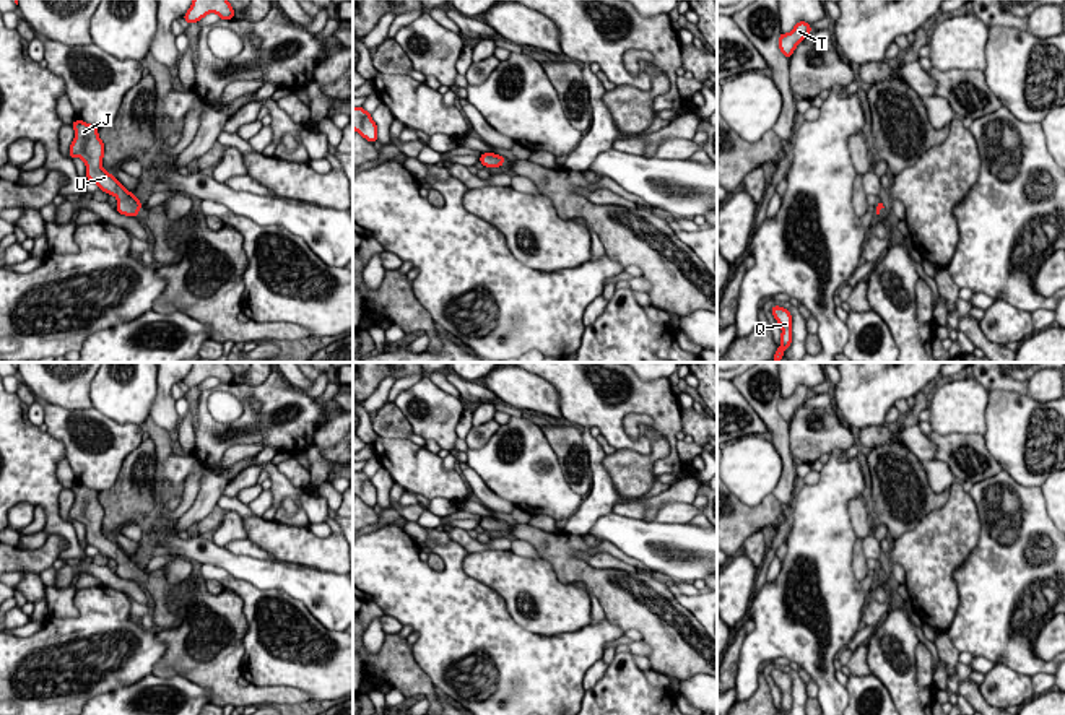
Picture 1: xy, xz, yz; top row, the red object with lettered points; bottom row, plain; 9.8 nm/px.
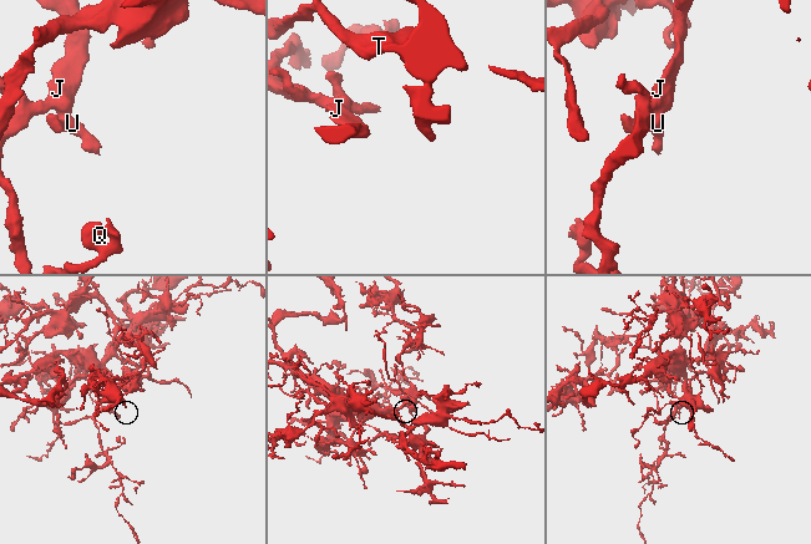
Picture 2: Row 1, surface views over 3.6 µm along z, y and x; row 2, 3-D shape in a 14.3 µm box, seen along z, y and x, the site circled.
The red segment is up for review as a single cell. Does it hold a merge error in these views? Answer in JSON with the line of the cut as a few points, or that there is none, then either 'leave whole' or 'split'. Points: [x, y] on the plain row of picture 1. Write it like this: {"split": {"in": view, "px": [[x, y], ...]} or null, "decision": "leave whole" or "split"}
{"split": null, "decision": "leave whole"}

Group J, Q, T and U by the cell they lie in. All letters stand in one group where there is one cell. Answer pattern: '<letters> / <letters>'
J Q T U

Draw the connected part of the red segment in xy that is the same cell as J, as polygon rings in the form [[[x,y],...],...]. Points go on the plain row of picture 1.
[[[83,484],[72,488],[75,492],[75,504],[70,509],[70,522],[81,522],[86,528],[86,543],[94,546],[99,554],[117,562],[115,574],[120,578],[138,582],[138,574],[143,567],[138,566],[112,538],[102,533],[104,507],[98,499],[98,491]]]

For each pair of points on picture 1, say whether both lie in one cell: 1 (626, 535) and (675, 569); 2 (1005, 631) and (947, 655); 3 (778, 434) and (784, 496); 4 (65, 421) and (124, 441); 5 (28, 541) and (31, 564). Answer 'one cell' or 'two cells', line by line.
1: one cell
2: two cells
3: one cell
4: one cell
5: two cells

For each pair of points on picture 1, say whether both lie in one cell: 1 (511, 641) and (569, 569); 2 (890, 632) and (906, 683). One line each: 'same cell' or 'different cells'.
1: different cells
2: same cell

